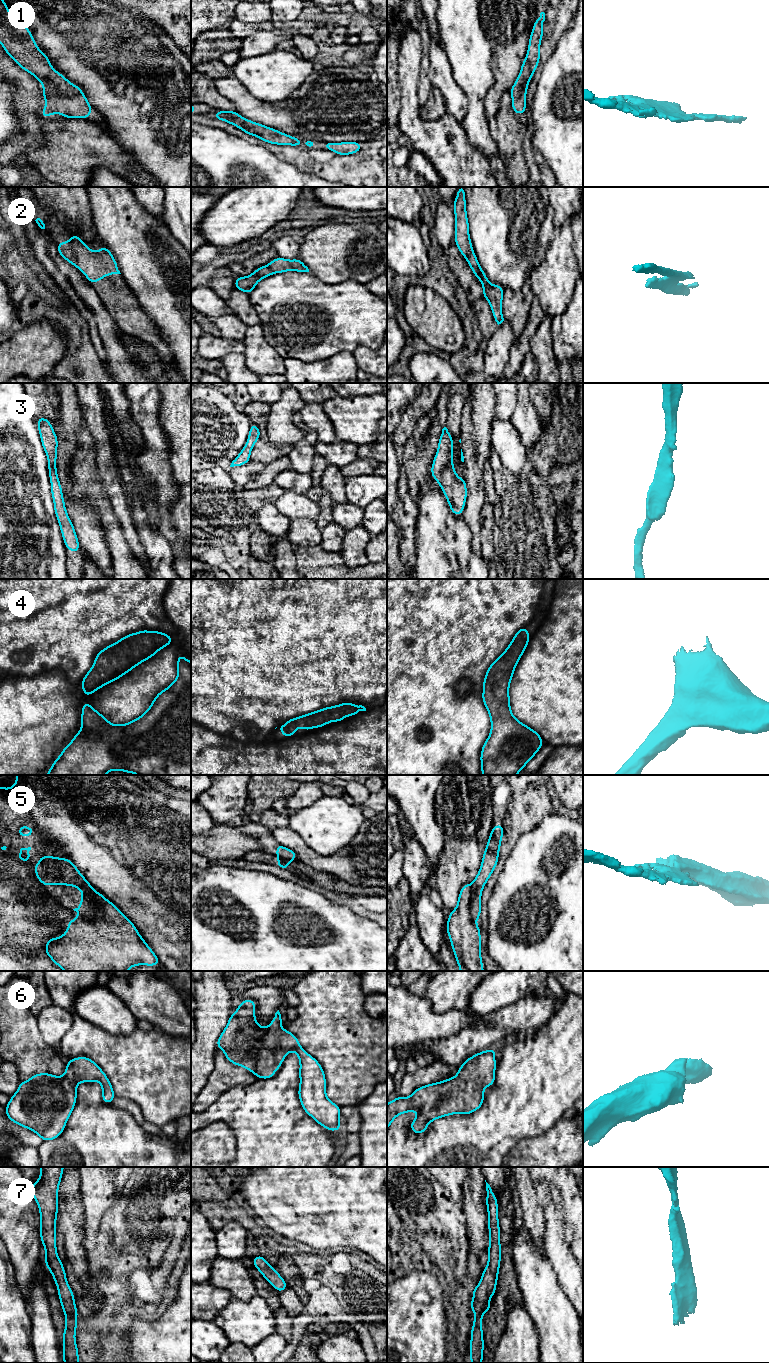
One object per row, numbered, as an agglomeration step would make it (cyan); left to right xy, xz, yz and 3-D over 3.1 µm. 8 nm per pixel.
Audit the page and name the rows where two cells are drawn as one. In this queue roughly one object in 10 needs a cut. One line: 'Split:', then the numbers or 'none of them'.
Split: 5

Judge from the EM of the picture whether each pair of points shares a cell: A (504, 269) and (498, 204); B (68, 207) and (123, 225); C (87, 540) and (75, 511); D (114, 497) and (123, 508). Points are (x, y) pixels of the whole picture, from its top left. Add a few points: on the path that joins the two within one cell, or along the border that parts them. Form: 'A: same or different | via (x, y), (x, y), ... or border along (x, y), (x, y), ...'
A: same | via (504, 253), (504, 220)
B: different | border along (88, 197), (92, 225), (99, 236)
C: same | via (87, 533), (87, 523), (82, 518)
D: same | via (117, 500), (120, 505)

